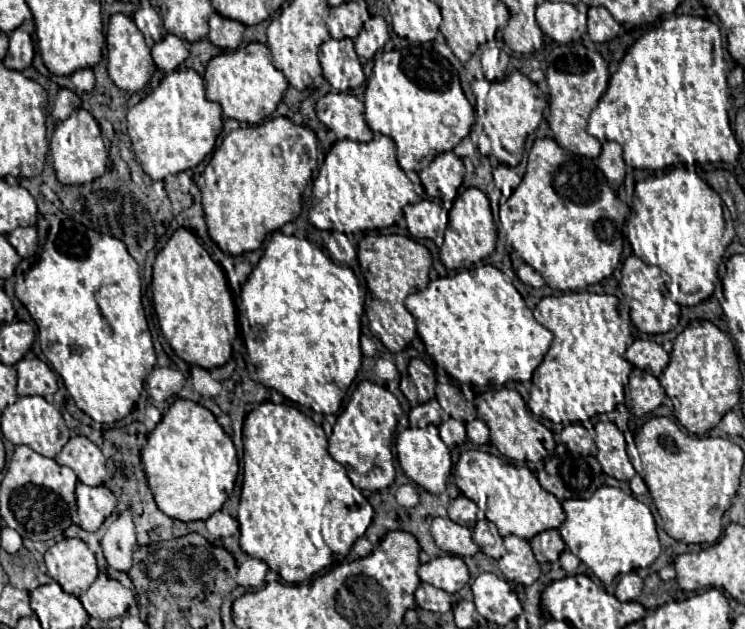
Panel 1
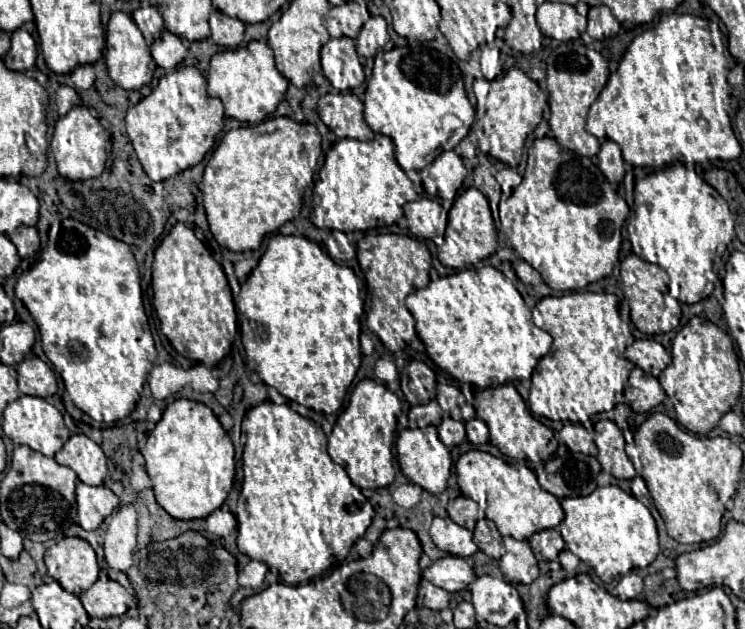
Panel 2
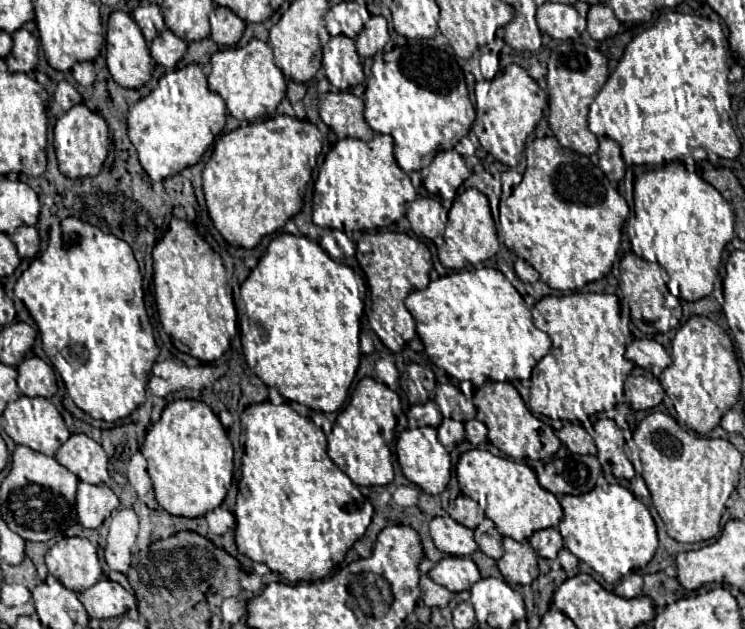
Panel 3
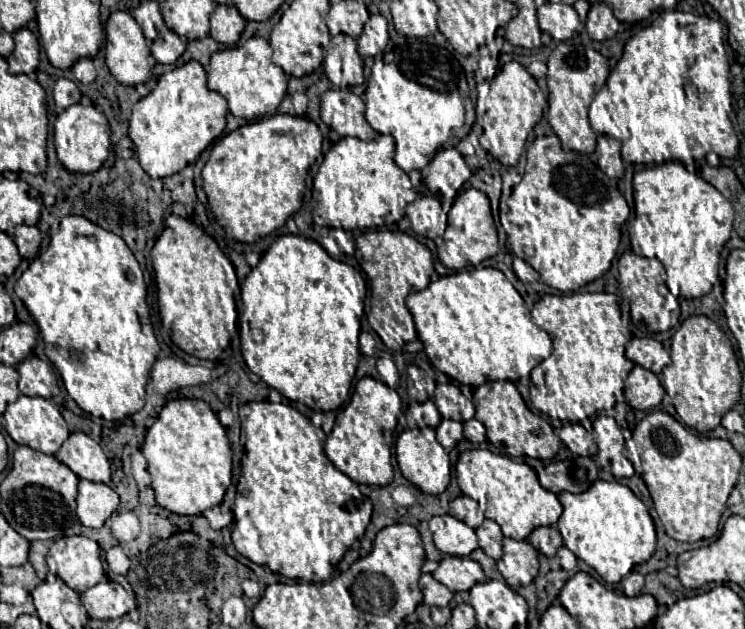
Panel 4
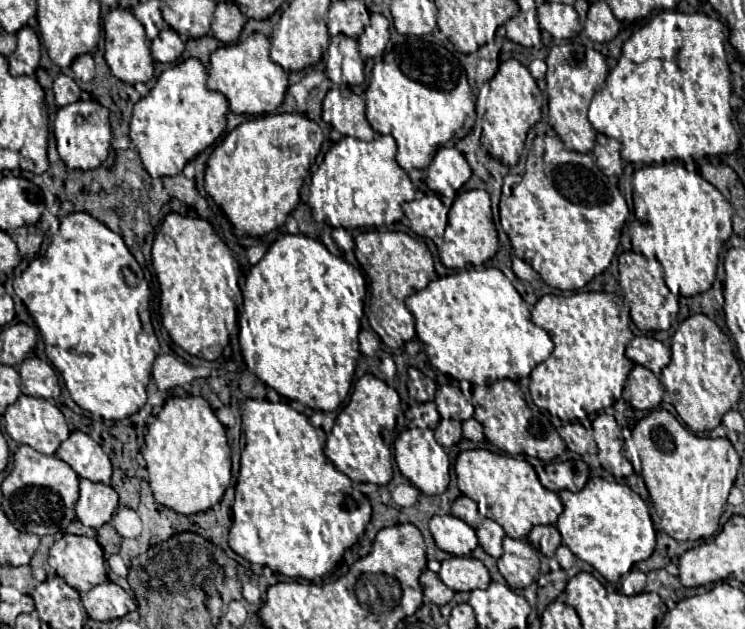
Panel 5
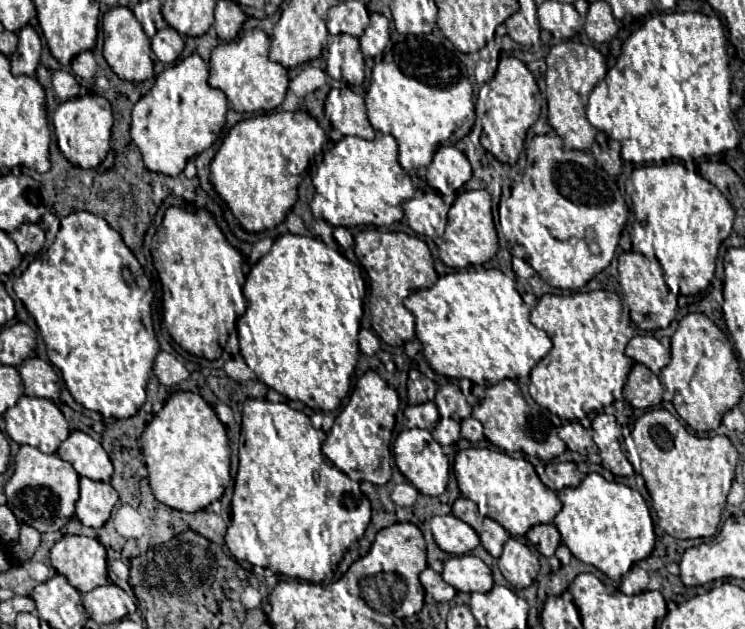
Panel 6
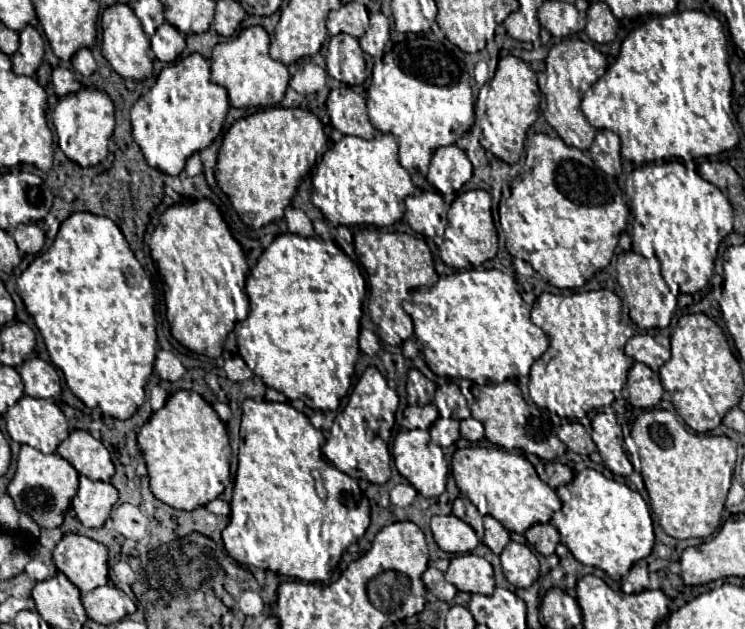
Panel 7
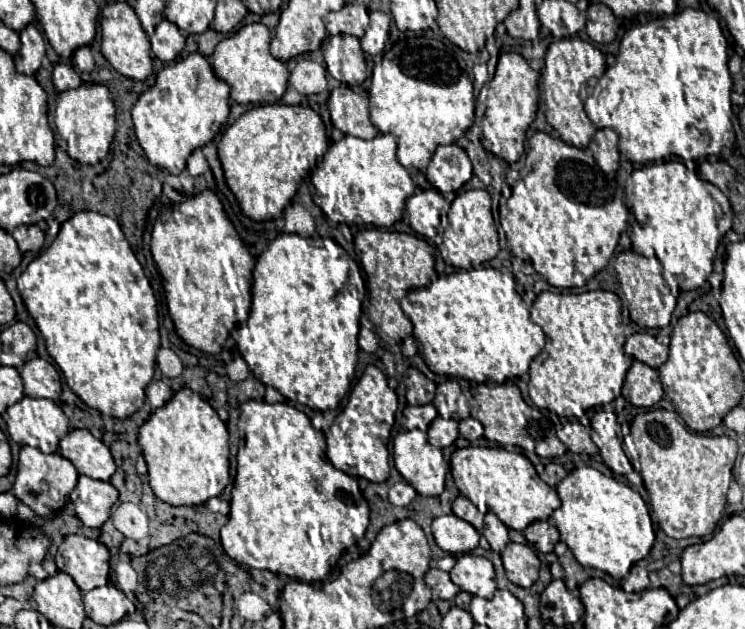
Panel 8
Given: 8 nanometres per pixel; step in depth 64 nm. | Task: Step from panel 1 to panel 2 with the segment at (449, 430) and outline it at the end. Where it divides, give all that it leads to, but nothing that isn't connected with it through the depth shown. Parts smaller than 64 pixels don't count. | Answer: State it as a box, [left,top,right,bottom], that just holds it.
[438,418,466,448]

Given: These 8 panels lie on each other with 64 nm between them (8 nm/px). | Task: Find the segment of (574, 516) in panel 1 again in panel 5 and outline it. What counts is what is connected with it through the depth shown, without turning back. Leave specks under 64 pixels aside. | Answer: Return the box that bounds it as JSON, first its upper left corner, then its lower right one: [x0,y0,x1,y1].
[556,478,656,582]

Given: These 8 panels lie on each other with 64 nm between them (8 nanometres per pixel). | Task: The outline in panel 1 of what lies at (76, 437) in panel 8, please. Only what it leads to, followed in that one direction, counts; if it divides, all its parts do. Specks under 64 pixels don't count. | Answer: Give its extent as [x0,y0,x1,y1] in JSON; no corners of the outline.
[54,436,106,486]

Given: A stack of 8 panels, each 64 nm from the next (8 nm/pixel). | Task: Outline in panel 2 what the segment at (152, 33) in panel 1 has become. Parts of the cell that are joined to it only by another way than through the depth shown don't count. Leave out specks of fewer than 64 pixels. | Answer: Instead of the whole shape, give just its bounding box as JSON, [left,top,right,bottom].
[132,5,164,46]

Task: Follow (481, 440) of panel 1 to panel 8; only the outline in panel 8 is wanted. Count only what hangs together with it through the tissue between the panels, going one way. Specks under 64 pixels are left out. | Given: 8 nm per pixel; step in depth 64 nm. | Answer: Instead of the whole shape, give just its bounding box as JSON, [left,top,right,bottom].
[460,418,484,442]

